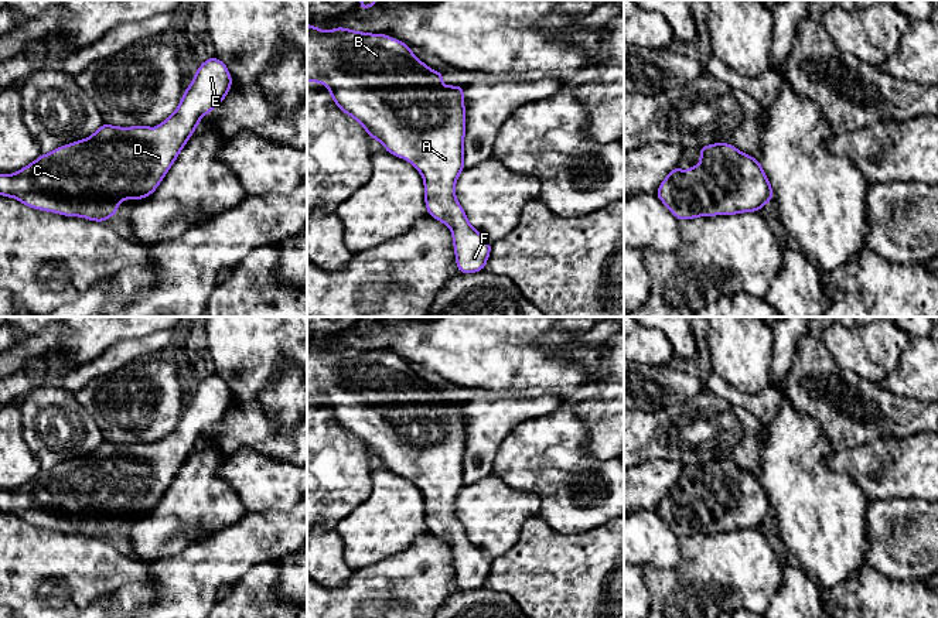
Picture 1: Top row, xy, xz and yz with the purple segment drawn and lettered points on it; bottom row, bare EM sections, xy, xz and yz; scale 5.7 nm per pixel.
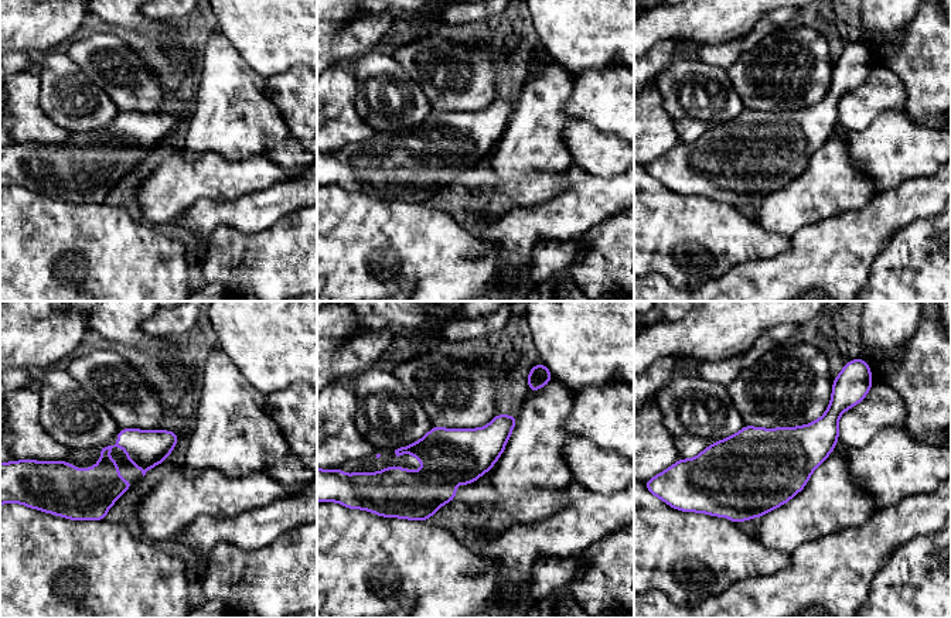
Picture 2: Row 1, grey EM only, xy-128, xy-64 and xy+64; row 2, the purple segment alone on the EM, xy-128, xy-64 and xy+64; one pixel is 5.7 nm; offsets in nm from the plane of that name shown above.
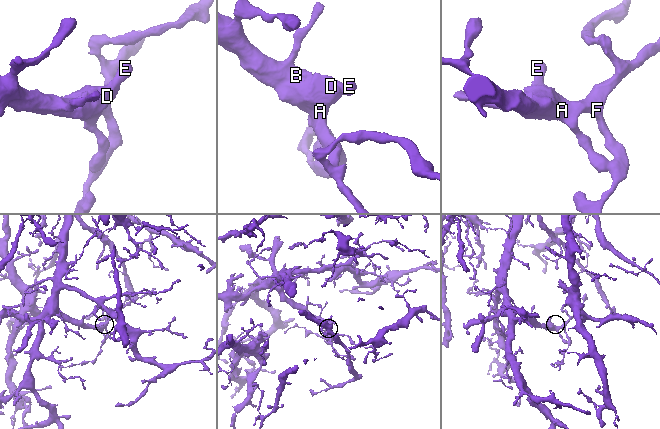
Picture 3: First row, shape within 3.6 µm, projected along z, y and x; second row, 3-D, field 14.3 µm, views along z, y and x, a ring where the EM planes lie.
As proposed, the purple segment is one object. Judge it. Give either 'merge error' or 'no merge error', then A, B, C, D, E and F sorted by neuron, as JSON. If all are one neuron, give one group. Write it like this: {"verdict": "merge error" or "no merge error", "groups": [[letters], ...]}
{"verdict": "no merge error", "groups": [["A", "B", "C", "D", "E", "F"]]}

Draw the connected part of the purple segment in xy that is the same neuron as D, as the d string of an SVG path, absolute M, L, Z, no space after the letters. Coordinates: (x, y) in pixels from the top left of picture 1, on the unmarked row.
M212 373L197 386L191 402L183 412L177 427L163 440L154 443L115 444L103 440L89 455L61 462L50 471L41 471L34 479L7 492L0 491L0 512L13 513L27 523L57 529L65 533L82 533L105 539L119 527L120 516L147 515L156 508L177 472L188 458L201 434L222 420L232 403L226 382Z

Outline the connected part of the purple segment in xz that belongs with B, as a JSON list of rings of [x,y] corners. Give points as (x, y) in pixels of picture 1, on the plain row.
[[[307,341],[307,397],[325,400],[335,421],[357,436],[371,455],[382,458],[385,468],[407,477],[419,486],[424,496],[427,530],[451,546],[458,590],[477,590],[485,585],[491,560],[468,540],[464,526],[456,516],[456,498],[464,486],[464,403],[440,403],[444,392],[432,387],[415,373],[409,362],[386,351],[368,351],[344,344],[321,348]]]

